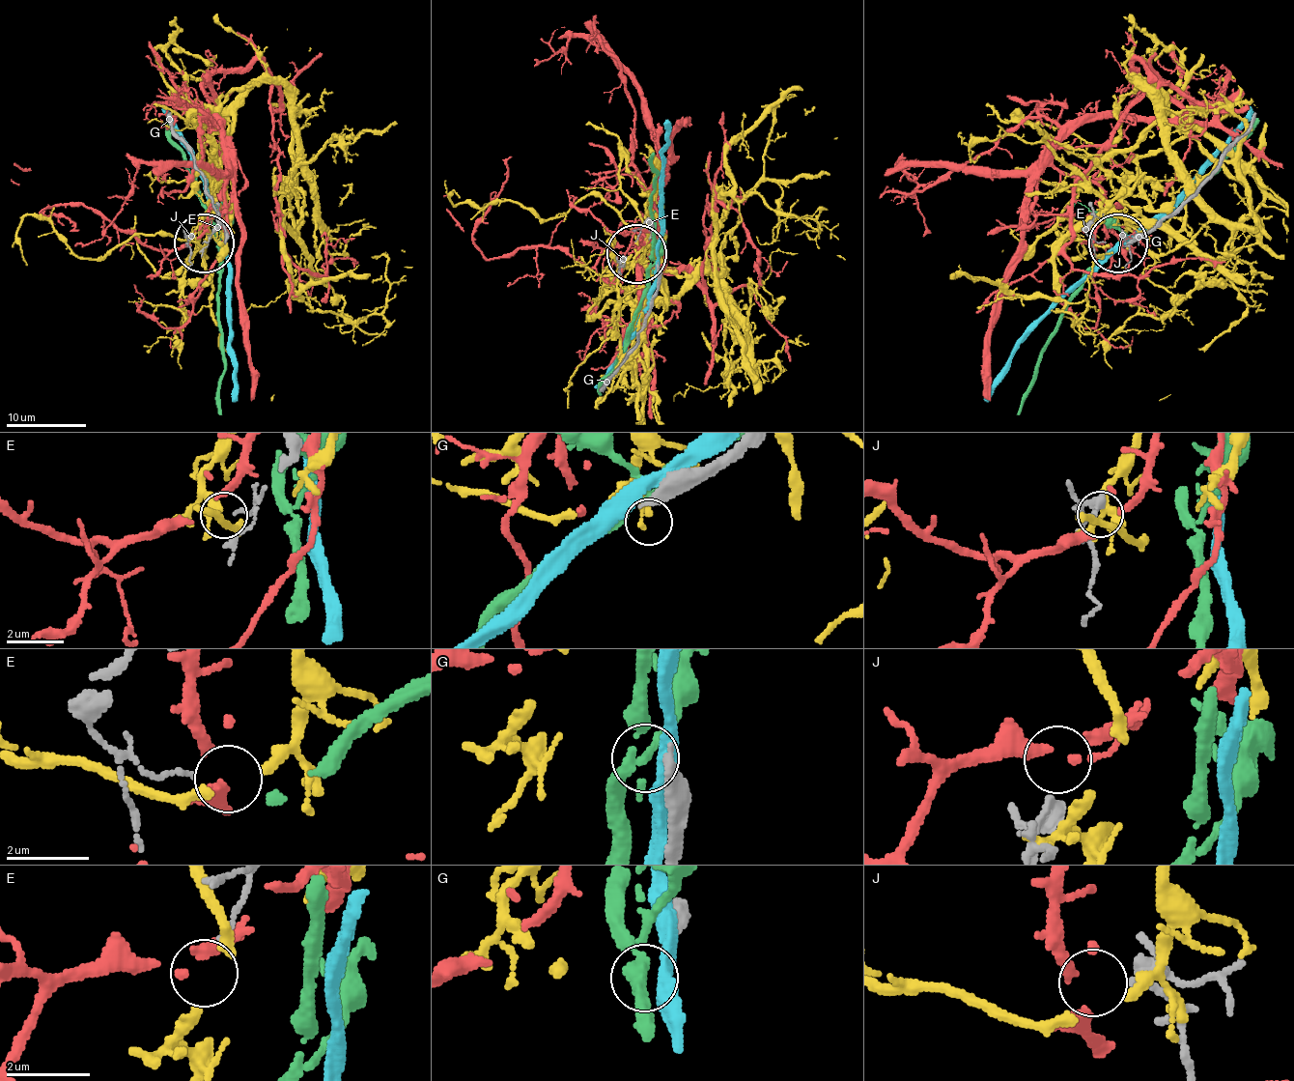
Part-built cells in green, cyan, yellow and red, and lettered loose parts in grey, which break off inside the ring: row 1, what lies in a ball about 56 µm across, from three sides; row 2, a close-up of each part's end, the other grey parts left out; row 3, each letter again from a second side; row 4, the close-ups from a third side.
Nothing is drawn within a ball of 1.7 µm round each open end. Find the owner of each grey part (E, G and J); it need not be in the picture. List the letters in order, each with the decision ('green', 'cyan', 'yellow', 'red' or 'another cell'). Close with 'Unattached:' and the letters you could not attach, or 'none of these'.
E: yellow
G: another cell
J: red
Unattached: G

